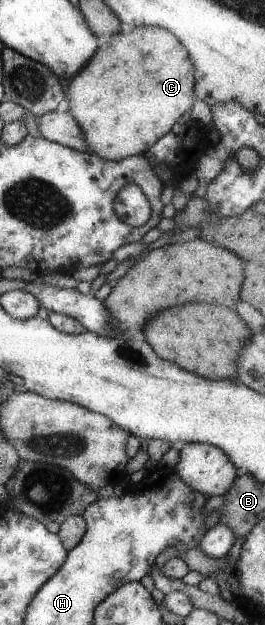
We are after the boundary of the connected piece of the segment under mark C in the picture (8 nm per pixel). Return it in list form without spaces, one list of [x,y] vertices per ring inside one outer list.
[[[136,28],[130,34],[112,36],[110,42],[98,47],[92,60],[70,78],[69,83],[64,108],[80,124],[90,153],[104,160],[118,161],[143,155],[157,140],[166,136],[178,118],[194,104],[194,66],[176,36],[162,28]]]

